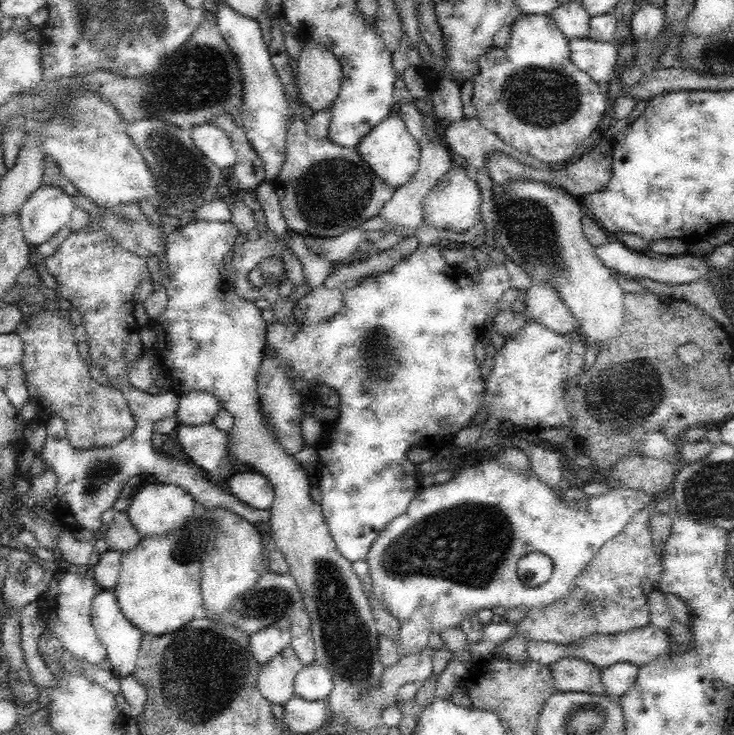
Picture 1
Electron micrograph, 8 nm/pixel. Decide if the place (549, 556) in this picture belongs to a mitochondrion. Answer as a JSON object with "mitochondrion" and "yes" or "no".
{"mitochondrion":"no"}

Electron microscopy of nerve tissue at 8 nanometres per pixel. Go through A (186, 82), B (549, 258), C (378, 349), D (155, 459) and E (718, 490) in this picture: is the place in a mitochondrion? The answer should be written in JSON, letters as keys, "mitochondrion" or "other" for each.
{"A":"mitochondrion","B":"mitochondrion","C":"mitochondrion","D":"other","E":"mitochondrion"}

